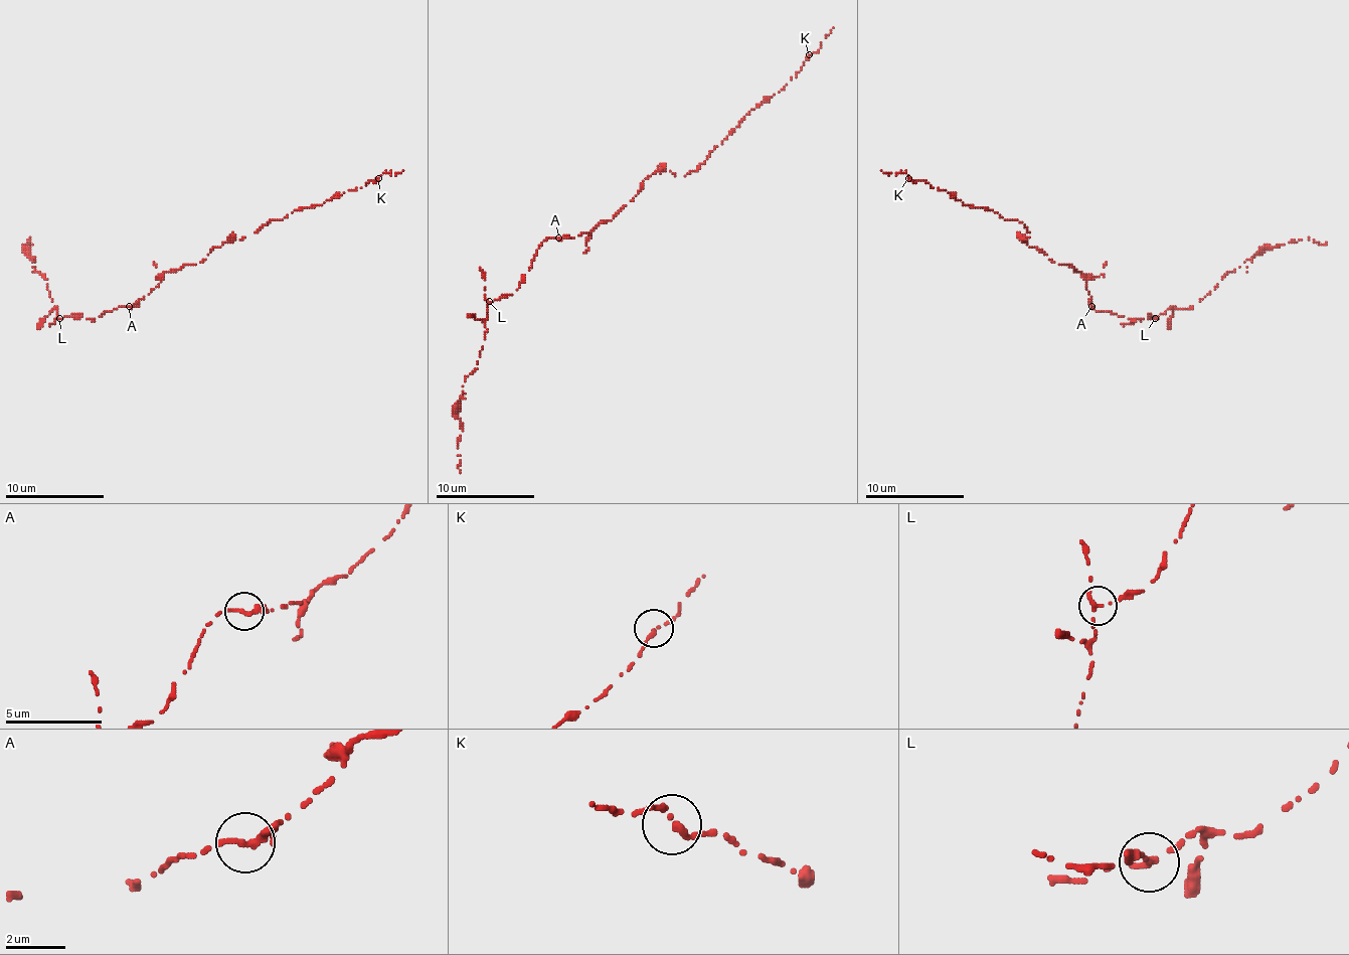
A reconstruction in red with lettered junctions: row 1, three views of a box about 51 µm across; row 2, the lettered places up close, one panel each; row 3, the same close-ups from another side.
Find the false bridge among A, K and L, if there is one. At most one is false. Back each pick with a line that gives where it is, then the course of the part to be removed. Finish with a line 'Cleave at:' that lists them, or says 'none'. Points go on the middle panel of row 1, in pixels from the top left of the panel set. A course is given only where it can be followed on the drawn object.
L: Place: (489, 301). Course of the part to remove: (490, 302), (477, 368), (465, 378), (458, 414), (463, 431), (458, 446), (460, 473)
Cleave at: L

